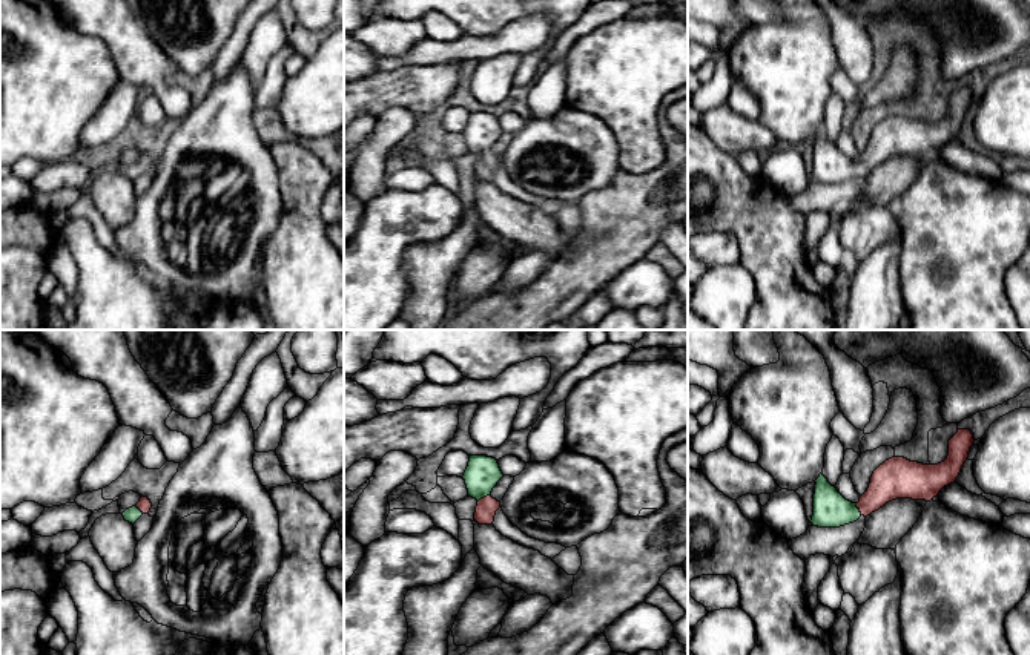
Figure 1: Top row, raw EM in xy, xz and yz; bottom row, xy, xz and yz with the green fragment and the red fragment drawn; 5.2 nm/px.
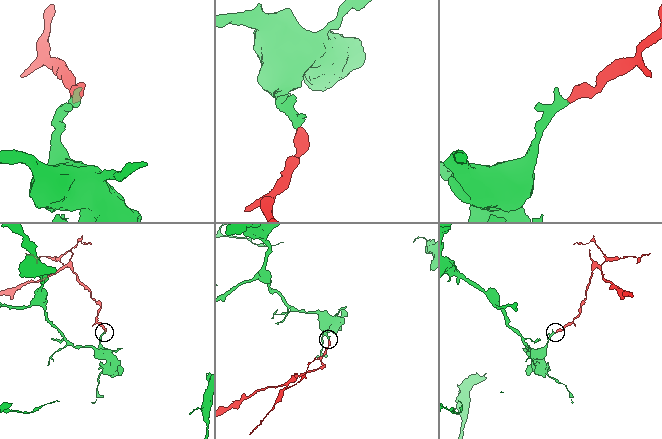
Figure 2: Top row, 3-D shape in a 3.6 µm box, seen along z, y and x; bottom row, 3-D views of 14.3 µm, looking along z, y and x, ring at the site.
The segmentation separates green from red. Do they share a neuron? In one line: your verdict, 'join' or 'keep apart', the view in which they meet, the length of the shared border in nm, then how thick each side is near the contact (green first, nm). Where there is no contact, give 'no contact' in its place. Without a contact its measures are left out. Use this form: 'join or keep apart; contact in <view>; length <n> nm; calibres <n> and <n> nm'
join; contact in xz; length 80 nm; calibres 180 and 110 nm

